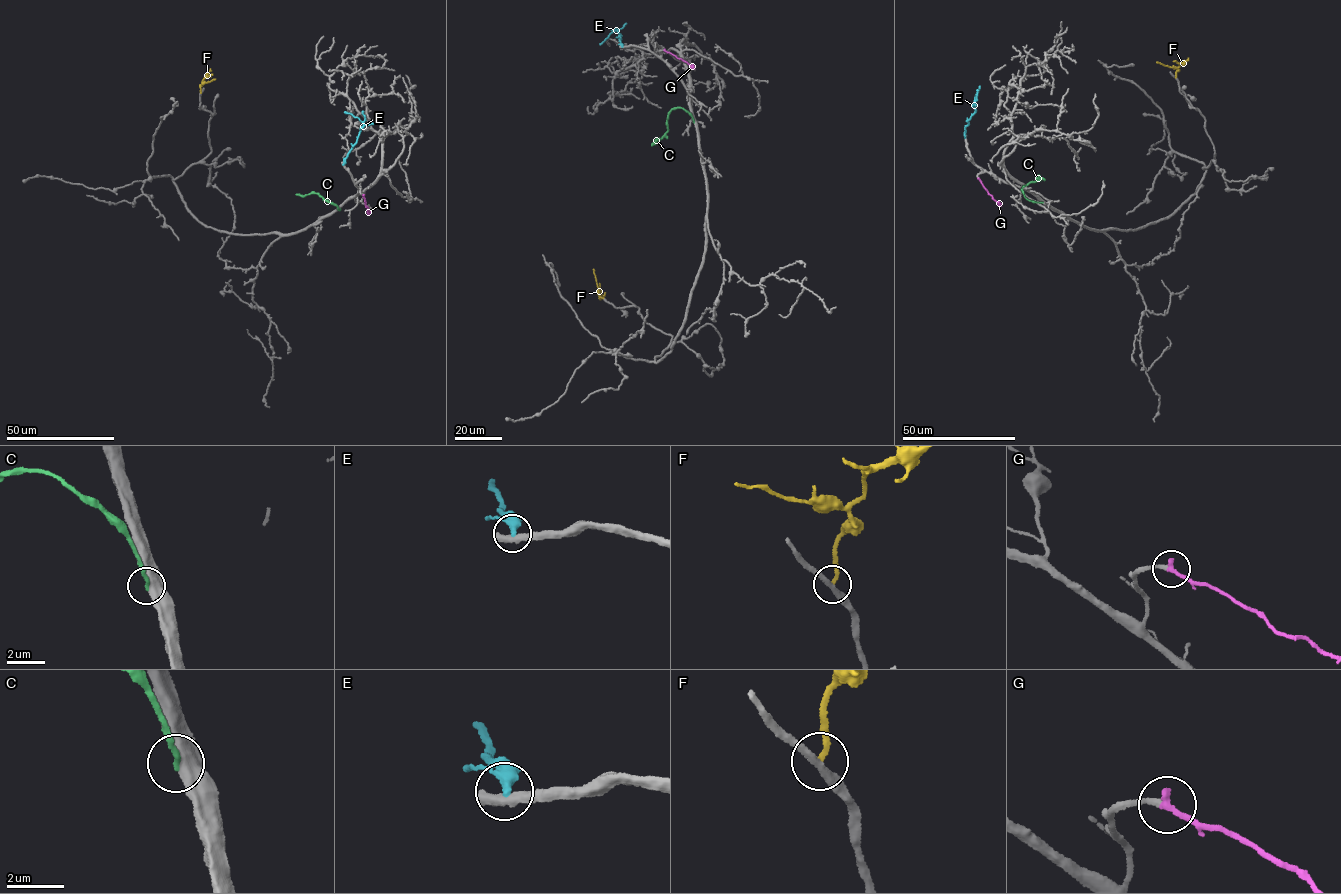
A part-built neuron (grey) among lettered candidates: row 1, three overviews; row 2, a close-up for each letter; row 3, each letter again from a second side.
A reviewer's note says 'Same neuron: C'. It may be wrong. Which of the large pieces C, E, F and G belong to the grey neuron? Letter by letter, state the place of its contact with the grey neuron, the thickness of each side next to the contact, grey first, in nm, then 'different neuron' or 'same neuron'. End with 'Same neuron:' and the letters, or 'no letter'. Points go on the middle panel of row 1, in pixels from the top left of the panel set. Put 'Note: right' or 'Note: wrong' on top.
Note: wrong
C: meets grey at (693, 121); 500 nm thick on the grey side, 180 nm on the other; different neuron
E: meets grey at (622, 46); 550 nm thick on the grey side, 400 nm on the other; different neuron
F: meets grey at (603, 298); 280 nm thick on the grey side, 220 nm on the other; different neuron
G: meets grey at (664, 50); 220 nm thick on the grey side, 320 nm on the other; same neuron
Same neuron: G

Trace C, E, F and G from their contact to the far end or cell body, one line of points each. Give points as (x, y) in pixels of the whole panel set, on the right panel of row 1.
C: (1042, 202), (1030, 200), (1021, 190), (1025, 185), (1039, 181), (1039, 175)
E: (965, 137), (965, 128), (975, 111), (973, 106), (979, 86)
F: (1175, 77), (1177, 68), (1156, 62)
G: (979, 178), (998, 202)

